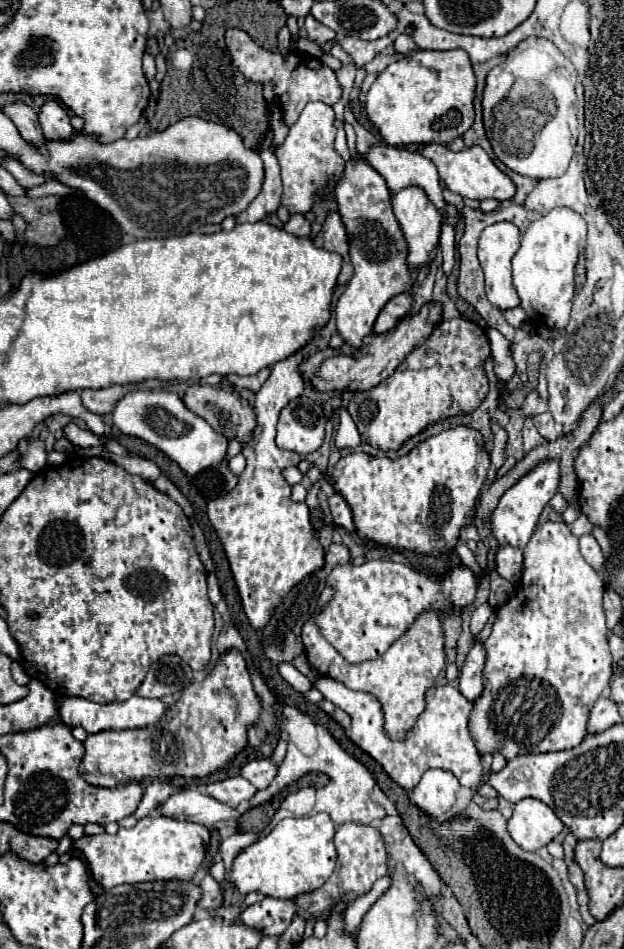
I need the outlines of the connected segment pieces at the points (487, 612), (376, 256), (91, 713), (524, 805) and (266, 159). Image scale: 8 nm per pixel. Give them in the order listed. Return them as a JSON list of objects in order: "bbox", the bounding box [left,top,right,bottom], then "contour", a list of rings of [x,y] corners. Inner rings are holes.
[{"bbox":[470,603,493,636],"contour":[[[488,603],[479,606],[472,613],[470,620],[470,631],[473,636],[476,636],[481,632],[489,617],[491,616],[491,613],[493,613],[493,609]]]},{"bbox":[335,131,417,349],"contour":[[[339,131],[337,151],[347,159],[345,179],[337,185],[335,197],[339,205],[339,215],[349,235],[349,243],[351,243],[349,253],[351,253],[351,263],[355,267],[355,275],[335,305],[335,321],[343,341],[353,349],[361,349],[363,339],[375,333],[373,325],[375,325],[375,317],[379,317],[379,309],[383,309],[383,305],[387,305],[391,297],[399,293],[407,293],[411,289],[411,283],[415,281],[417,271],[411,271],[407,267],[405,261],[407,243],[393,215],[391,195],[385,179],[369,163],[349,161],[343,131]]]},{"bbox":[57,695,167,733],"contour":[[[133,695],[131,699],[123,701],[123,703],[95,703],[83,697],[57,697],[57,713],[61,717],[61,721],[67,727],[83,727],[87,733],[101,733],[107,729],[139,729],[139,727],[147,727],[159,721],[159,717],[167,711],[167,707],[159,701],[159,699],[145,699],[145,697],[137,697]]]},{"bbox":[509,799,563,851],"contour":[[[521,799],[509,819],[509,835],[525,851],[537,851],[563,831],[555,811],[539,799]]]},{"bbox":[237,149,281,223],"contour":[[[265,149],[259,153],[263,163],[265,163],[265,181],[261,187],[261,193],[249,203],[249,207],[239,213],[237,223],[245,221],[259,221],[267,213],[275,213],[279,203],[281,203],[281,177],[279,177],[279,163],[277,157],[271,149]]]}]

